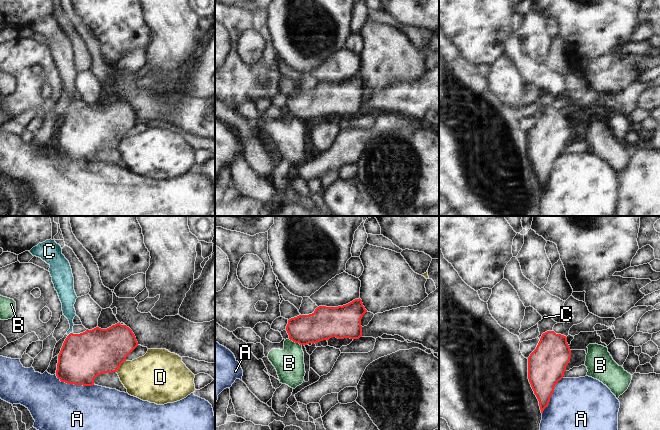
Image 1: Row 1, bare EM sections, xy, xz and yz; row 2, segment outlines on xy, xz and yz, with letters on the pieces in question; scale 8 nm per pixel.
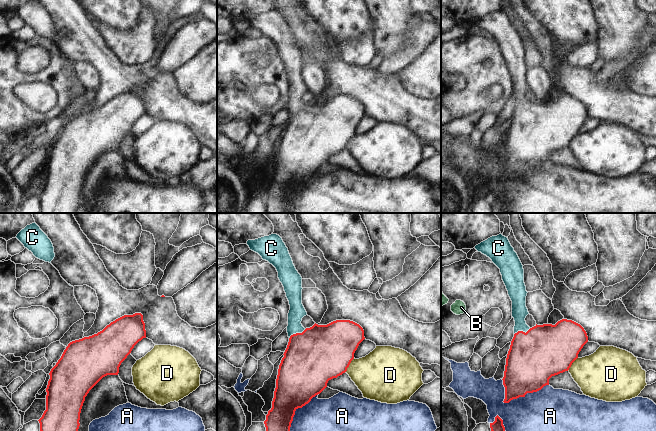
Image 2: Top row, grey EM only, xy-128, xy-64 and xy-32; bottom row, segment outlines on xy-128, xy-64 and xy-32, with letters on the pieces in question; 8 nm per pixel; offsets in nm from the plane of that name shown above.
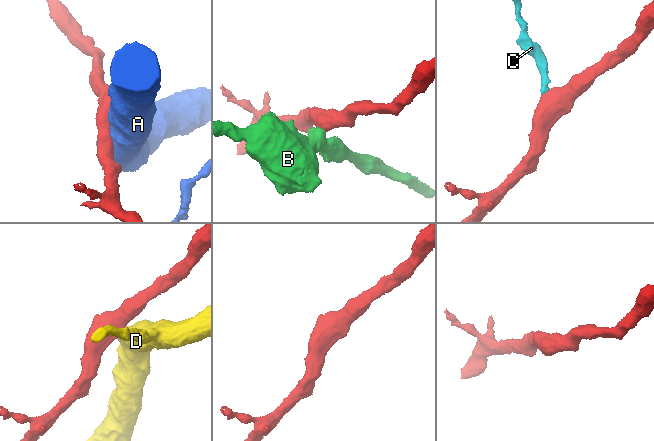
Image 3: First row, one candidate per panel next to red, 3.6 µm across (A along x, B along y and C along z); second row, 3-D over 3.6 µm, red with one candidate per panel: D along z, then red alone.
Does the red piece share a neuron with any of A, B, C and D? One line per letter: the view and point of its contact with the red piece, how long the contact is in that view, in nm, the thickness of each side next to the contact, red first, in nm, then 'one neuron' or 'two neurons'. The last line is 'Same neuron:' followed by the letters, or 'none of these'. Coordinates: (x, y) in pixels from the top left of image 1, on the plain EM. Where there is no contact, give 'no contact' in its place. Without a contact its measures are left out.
A: xy (74, 160) | 340 nm | 380/500 nm | two neurons
B: xz (295, 118) | 120 nm | 240/240 nm | two neurons
C: xy (69, 110) | 40 nm | 380/100 nm | one neuron
D: xy (120, 141) | 130 nm | 360/360 nm | two neurons
Same neuron: C

